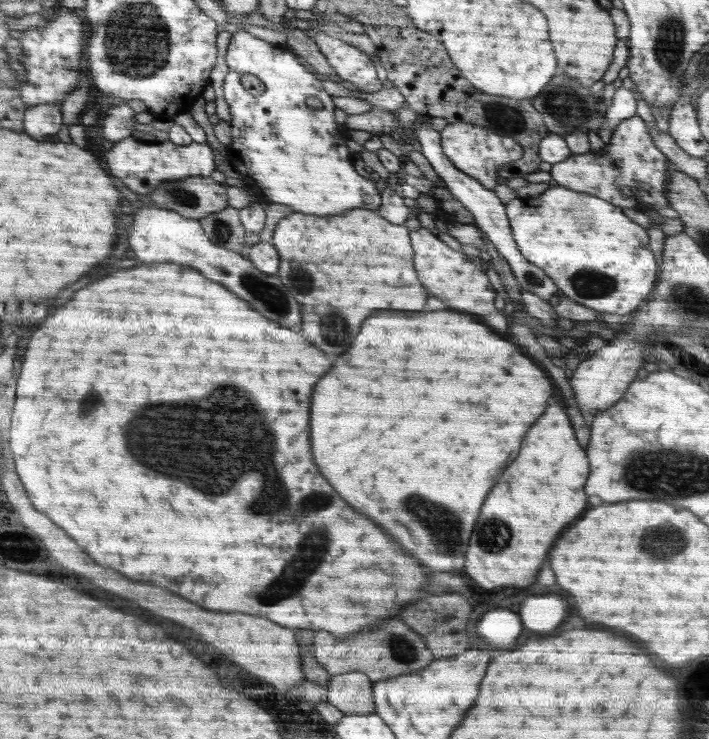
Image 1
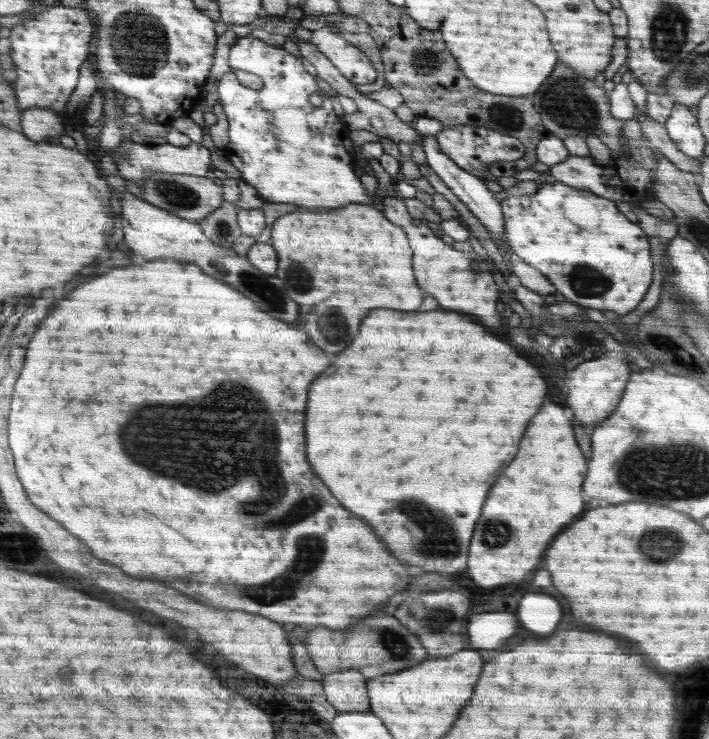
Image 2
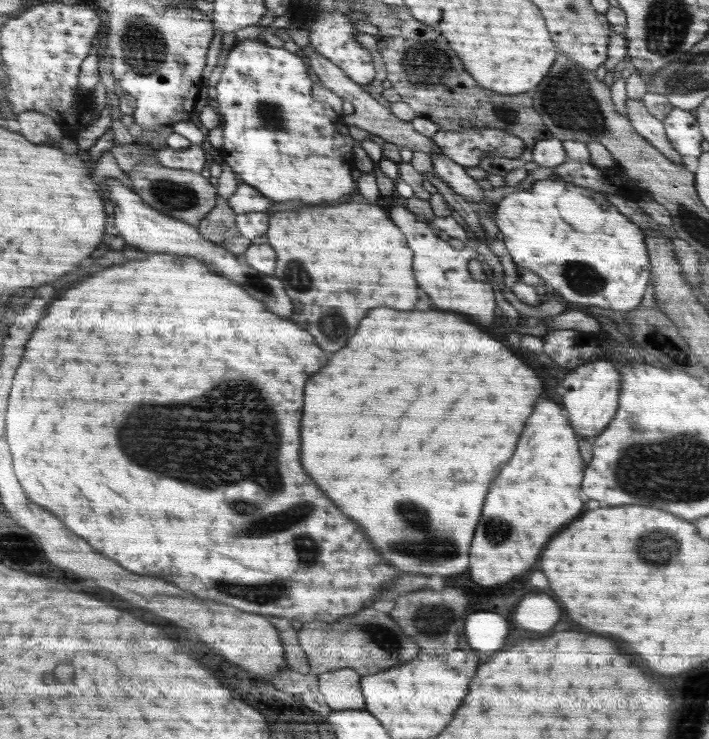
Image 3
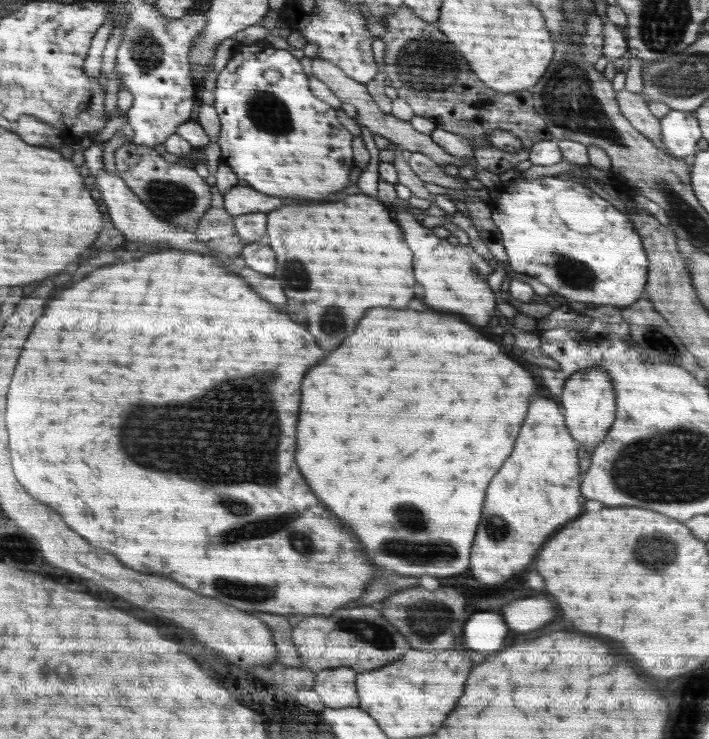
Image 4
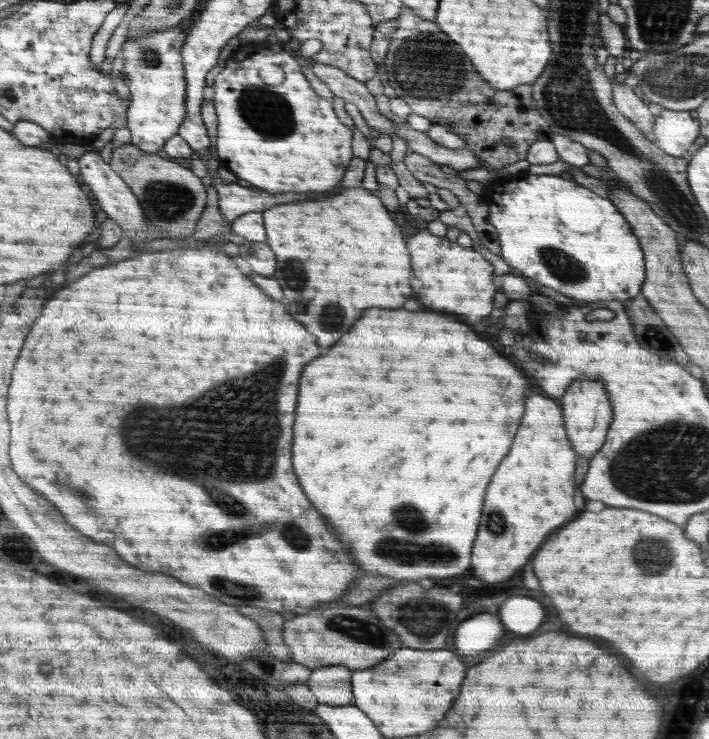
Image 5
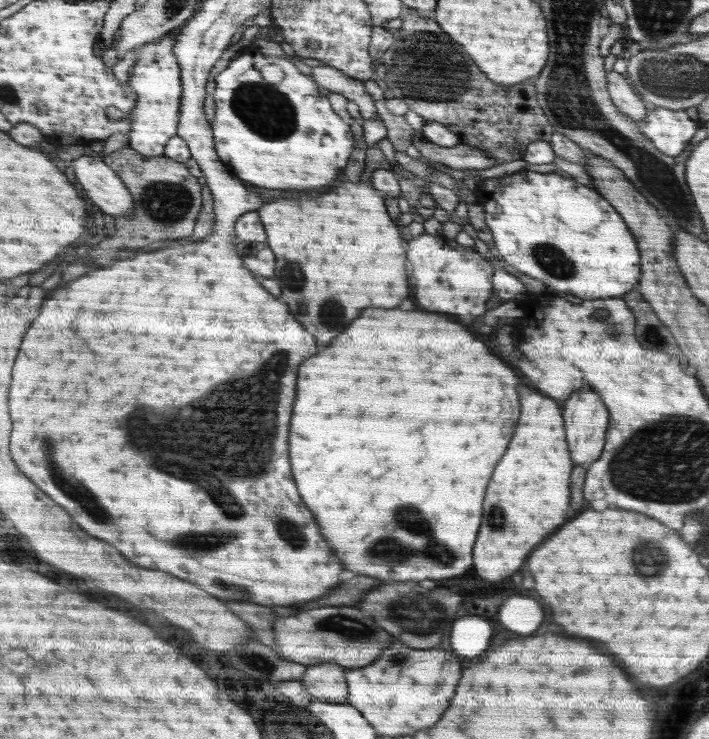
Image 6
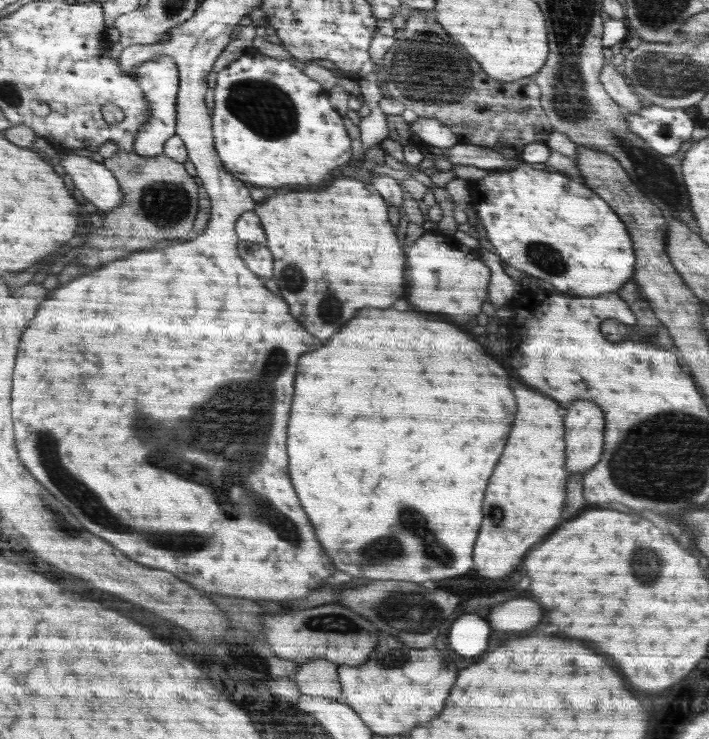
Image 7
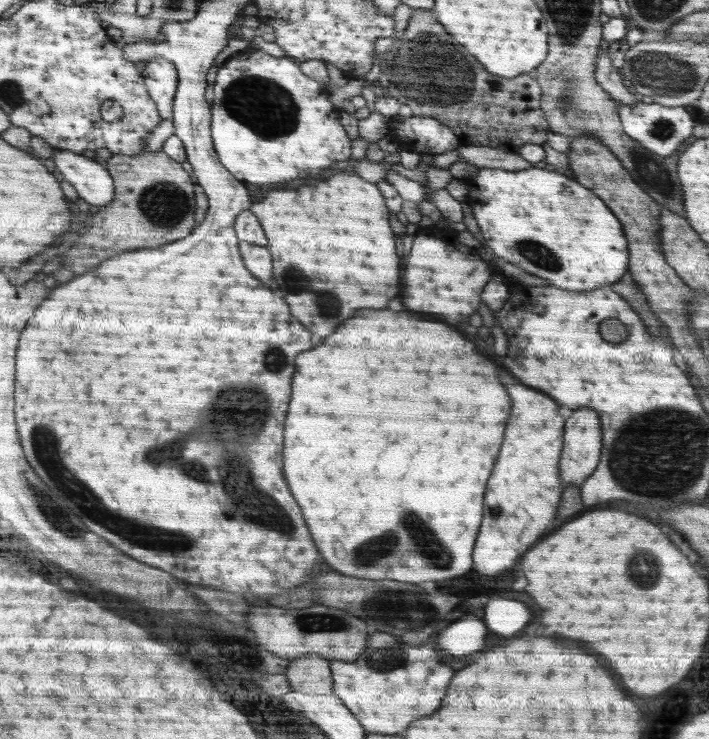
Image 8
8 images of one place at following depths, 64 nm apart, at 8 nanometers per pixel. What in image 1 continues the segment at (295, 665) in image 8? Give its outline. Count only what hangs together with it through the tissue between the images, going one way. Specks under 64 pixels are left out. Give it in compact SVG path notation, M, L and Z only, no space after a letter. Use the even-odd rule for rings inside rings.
M363 672L331 676L327 702L346 716L375 712L374 682Z

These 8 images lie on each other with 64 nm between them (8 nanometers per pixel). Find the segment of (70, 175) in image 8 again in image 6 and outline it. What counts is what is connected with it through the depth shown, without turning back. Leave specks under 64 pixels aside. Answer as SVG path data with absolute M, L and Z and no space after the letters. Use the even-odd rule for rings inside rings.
M81 155L72 160L72 168L88 198L110 216L133 214L133 198L123 180L103 159Z

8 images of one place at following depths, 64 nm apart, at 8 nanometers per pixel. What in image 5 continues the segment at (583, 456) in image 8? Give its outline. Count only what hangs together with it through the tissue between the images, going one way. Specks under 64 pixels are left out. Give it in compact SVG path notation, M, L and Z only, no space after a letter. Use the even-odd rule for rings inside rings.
M576 380L572 384L572 392L562 395L564 420L567 423L568 438L572 440L572 448L576 448L578 456L584 456L588 460L594 458L606 442L611 423L614 422L614 409L611 399L597 380Z

